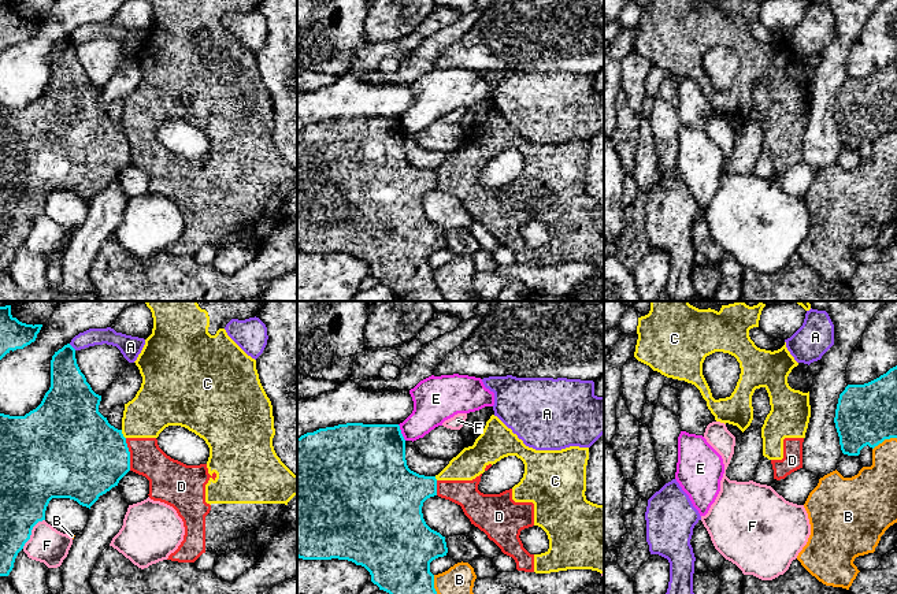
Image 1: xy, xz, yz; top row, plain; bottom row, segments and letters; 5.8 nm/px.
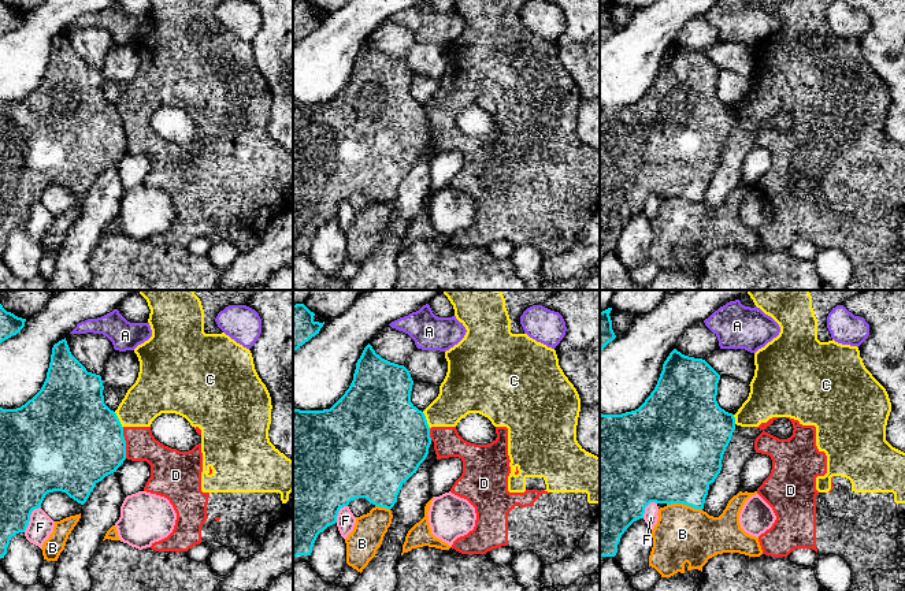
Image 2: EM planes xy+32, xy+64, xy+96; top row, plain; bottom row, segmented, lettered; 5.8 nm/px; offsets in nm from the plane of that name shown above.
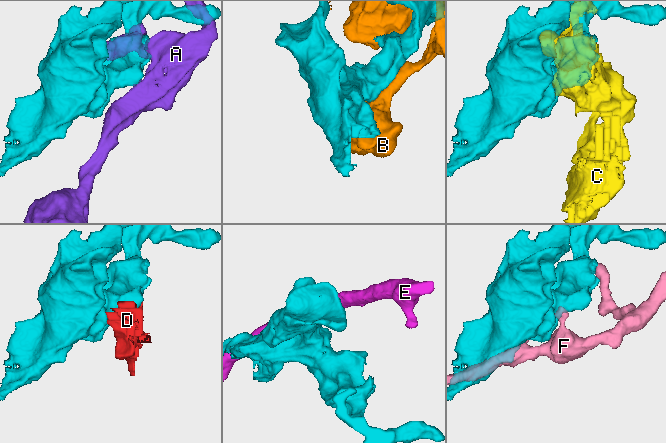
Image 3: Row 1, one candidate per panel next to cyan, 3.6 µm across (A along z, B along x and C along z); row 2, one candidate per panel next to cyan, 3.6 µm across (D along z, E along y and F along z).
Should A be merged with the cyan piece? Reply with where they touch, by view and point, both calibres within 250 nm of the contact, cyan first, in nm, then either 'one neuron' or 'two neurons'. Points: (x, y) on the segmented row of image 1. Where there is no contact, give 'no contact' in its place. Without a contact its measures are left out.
xy (71, 346) | 220/100 nm | two neurons

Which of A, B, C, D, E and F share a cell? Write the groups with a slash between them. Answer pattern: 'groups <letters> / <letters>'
groups A / B / C D / E / F

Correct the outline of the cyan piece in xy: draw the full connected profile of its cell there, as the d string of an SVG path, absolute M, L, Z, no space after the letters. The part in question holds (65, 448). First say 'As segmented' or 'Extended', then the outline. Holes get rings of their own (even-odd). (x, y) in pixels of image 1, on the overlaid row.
As segmented. M67 344L52 356L51 387L41 404L25 416L0 413L0 576L10 575L33 527L45 520L52 498L70 498L90 509L100 495L118 486L130 471L126 438L99 412L100 401L101 396L92 390L77 364L75 349Z

